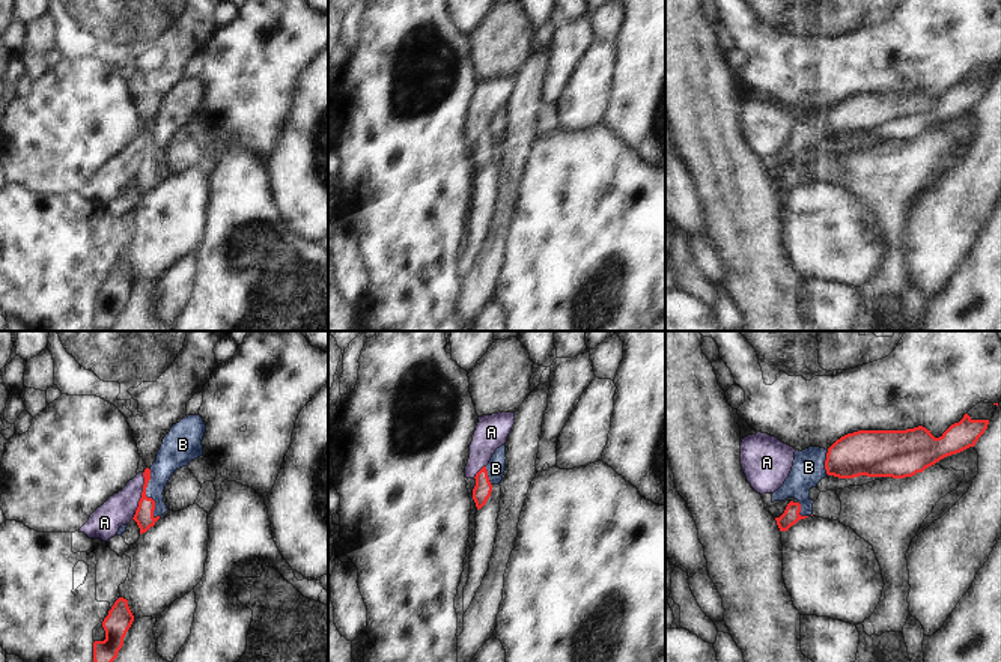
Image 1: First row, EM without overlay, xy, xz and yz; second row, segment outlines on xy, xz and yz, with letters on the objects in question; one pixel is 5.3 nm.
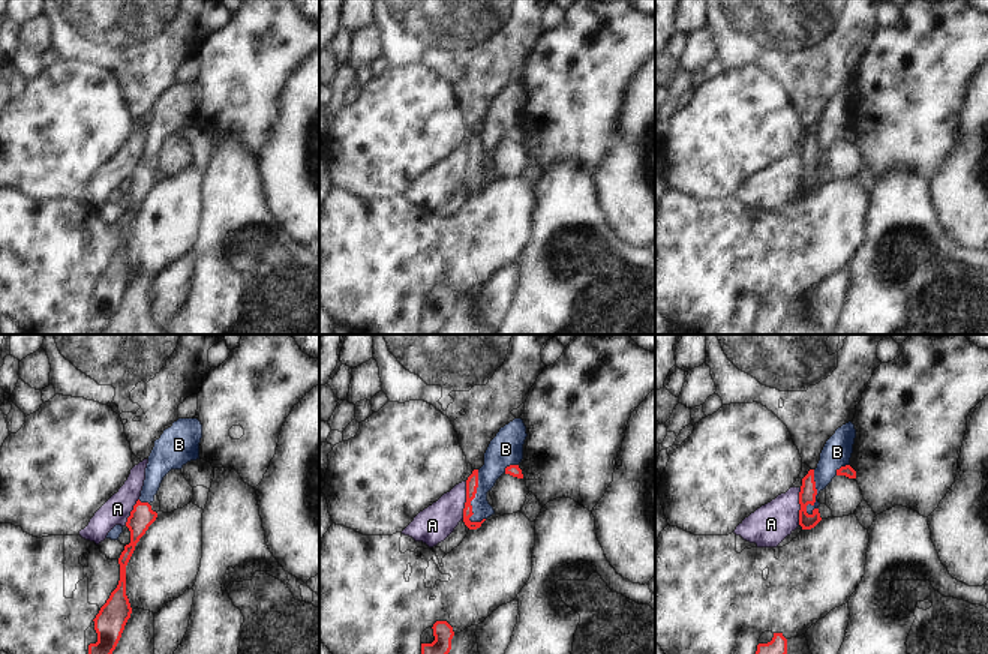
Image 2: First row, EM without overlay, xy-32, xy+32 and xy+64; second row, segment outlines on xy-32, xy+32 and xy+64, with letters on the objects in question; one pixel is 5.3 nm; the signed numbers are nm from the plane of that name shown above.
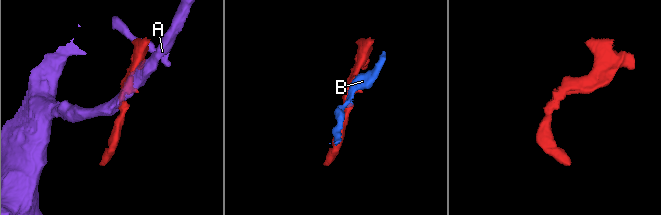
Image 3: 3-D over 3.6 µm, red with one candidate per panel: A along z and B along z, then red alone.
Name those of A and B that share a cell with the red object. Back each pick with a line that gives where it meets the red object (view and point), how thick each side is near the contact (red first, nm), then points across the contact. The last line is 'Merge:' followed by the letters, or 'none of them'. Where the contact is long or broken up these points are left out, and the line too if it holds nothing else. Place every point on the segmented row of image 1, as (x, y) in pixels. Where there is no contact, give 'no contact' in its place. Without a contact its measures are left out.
Merge: none of them

